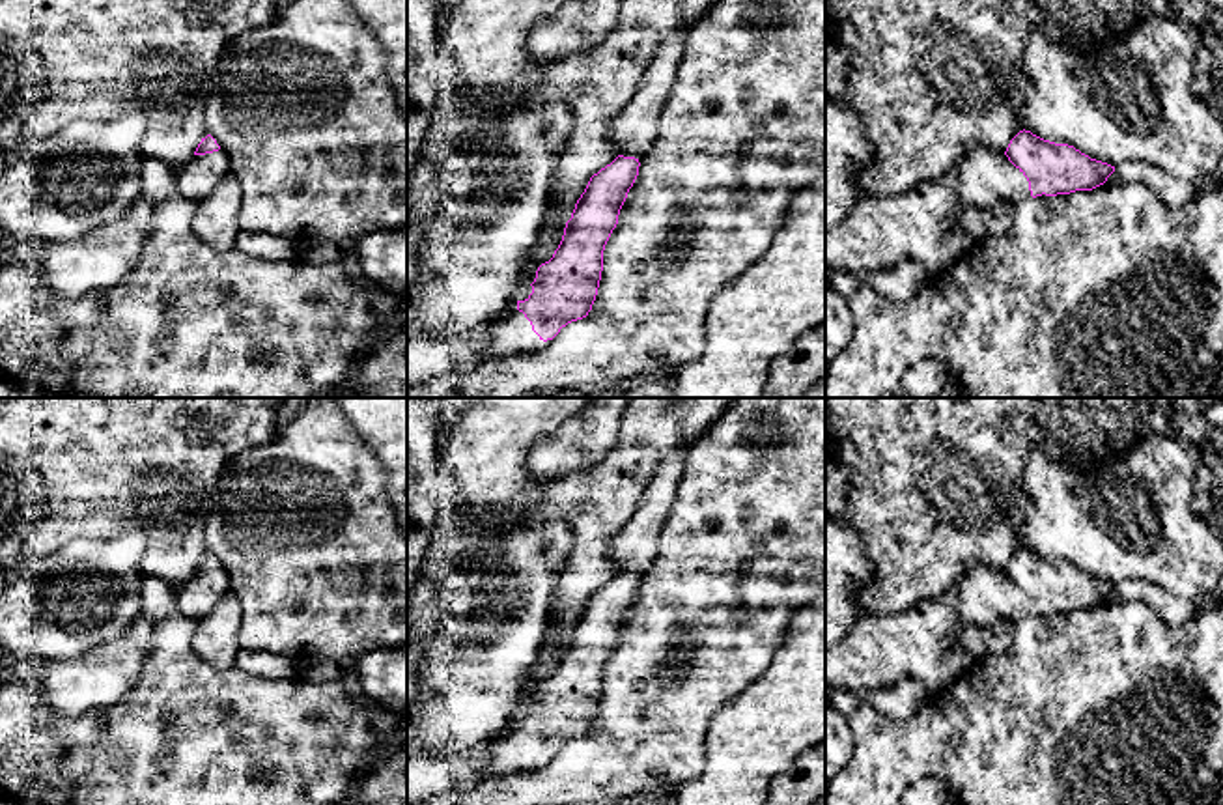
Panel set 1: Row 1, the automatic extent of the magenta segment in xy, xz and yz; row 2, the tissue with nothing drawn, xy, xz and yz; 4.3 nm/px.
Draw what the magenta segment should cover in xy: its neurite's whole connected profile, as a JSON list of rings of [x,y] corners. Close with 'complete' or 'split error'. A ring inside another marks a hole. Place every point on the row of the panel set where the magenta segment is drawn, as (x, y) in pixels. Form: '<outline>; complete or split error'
[[[207,134],[198,144],[192,159],[177,172],[177,189],[190,202],[198,204],[232,174],[228,153]]]; split error

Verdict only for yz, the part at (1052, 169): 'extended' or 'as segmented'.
extended

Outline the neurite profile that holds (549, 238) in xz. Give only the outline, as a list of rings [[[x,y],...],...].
[[[547,224],[540,230],[536,247],[527,260],[527,271],[519,276],[517,284],[532,284],[536,271],[541,263],[549,261],[558,248],[564,235],[564,228],[558,224]]]

